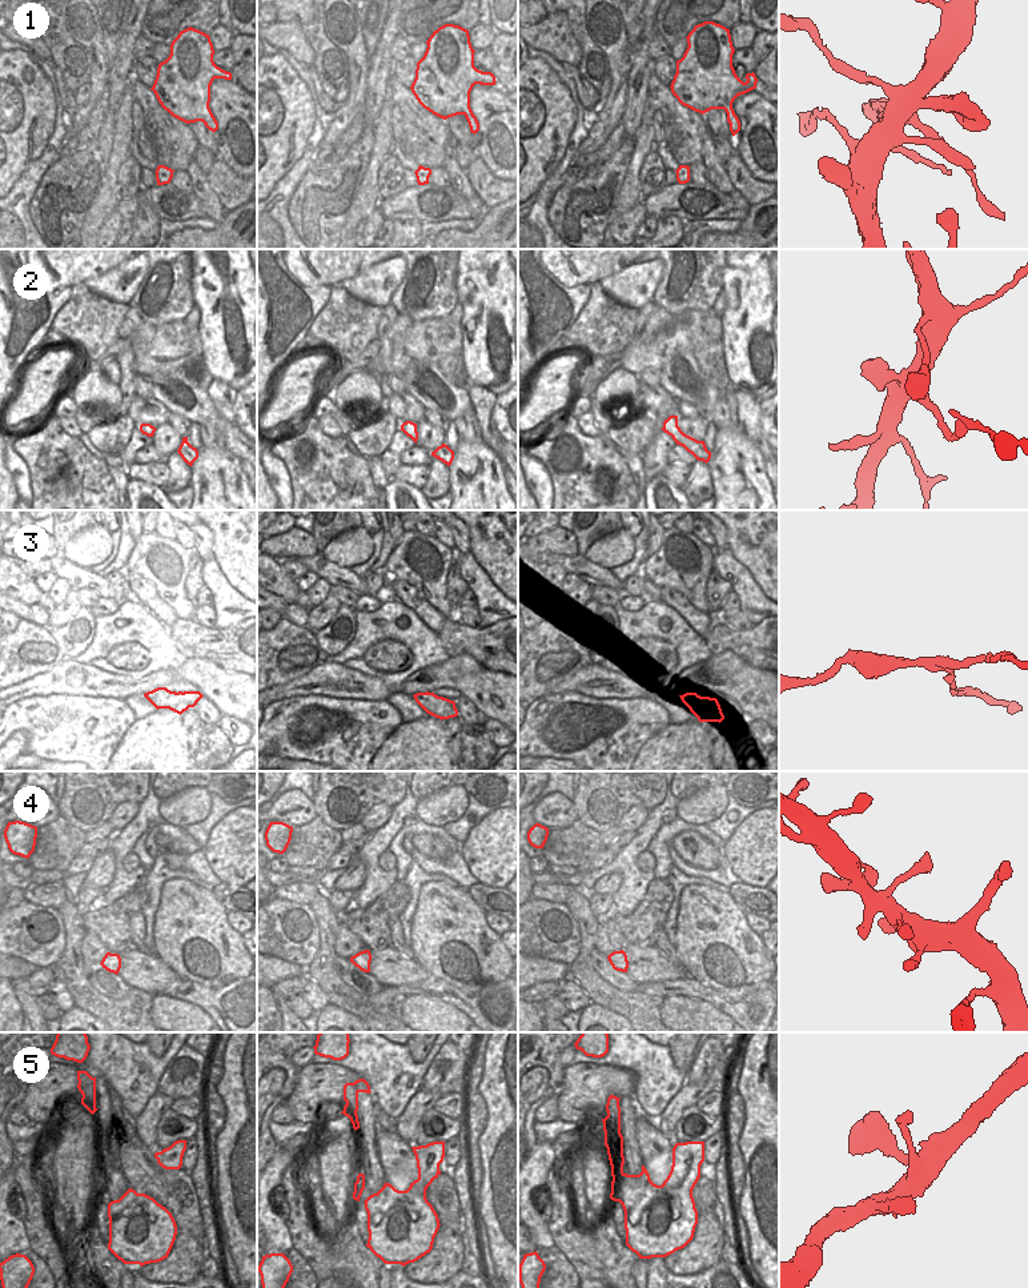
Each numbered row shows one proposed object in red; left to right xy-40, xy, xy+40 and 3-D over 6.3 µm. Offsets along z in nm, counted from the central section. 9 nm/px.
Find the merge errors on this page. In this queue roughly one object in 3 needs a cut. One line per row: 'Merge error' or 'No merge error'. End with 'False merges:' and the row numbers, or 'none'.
1: No merge error
2: Merge error
3: Merge error
4: No merge error
5: No merge error
False merges: 2, 3.

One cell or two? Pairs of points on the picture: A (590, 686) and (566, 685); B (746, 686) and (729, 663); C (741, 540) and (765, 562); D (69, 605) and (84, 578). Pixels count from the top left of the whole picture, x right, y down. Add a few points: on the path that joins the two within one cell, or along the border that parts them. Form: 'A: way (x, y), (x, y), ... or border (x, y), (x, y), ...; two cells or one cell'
A: way (585, 685), (571, 685); one cell
B: way (741, 681), (729, 669); one cell
C: way (746, 544), (759, 557); one cell
D: border (71, 586), (76, 590); two cells

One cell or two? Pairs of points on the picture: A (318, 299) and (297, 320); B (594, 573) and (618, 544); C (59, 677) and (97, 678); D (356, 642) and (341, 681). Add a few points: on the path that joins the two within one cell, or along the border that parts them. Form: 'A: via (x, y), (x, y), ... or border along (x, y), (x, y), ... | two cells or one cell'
A: via (313, 304), (302, 315) | one cell
B: border along (583, 556), (609, 569) | two cells
C: via (68, 678), (88, 681) | one cell
D: border along (330, 658), (342, 665) | two cells

